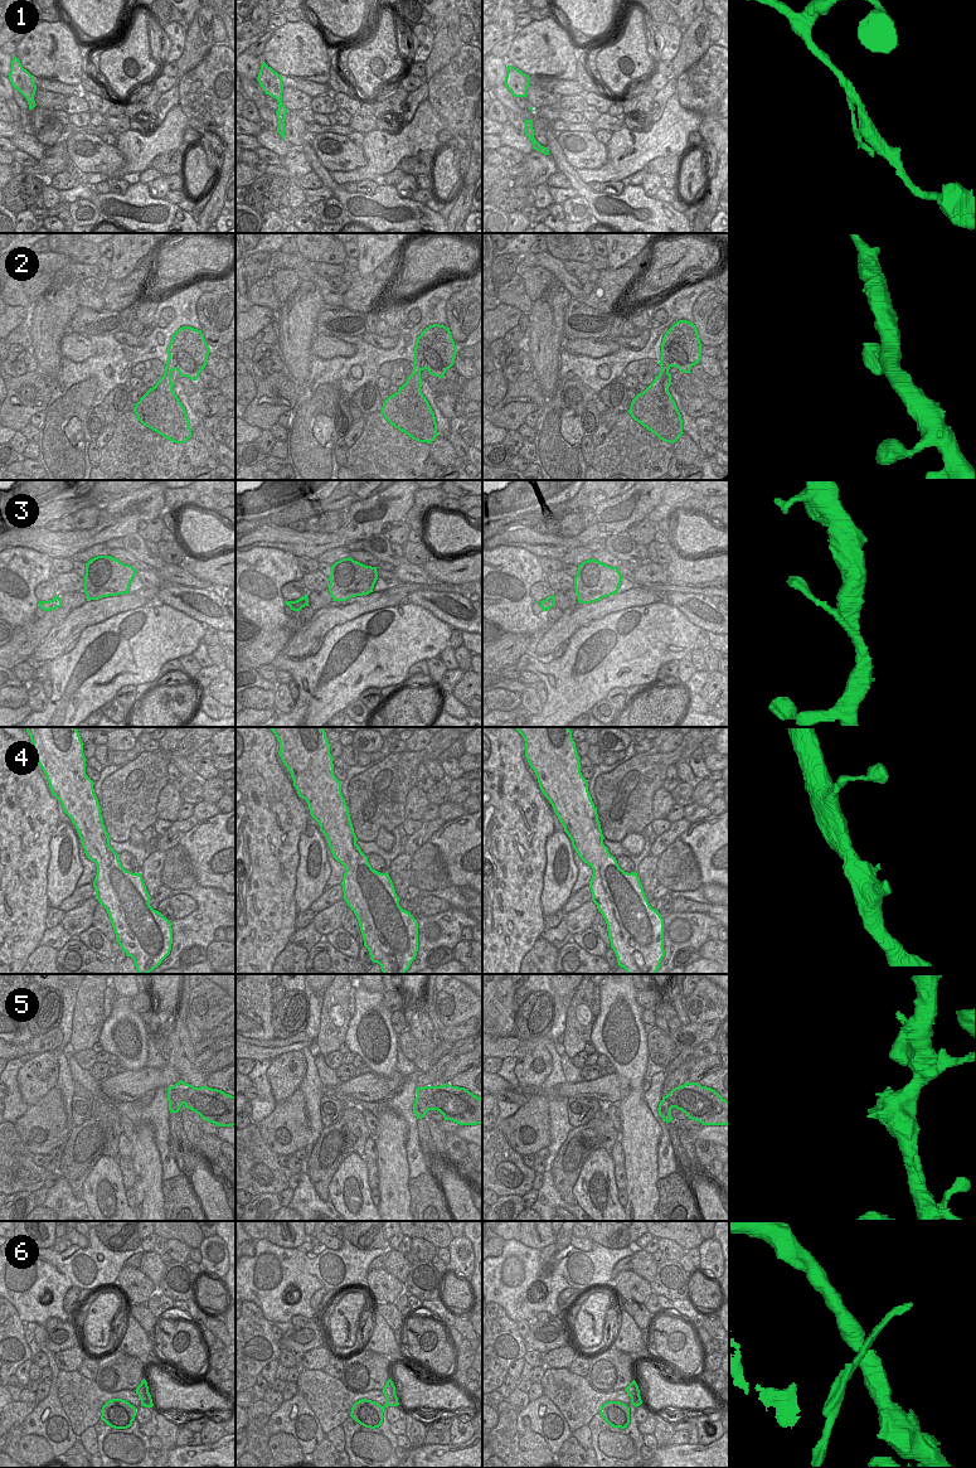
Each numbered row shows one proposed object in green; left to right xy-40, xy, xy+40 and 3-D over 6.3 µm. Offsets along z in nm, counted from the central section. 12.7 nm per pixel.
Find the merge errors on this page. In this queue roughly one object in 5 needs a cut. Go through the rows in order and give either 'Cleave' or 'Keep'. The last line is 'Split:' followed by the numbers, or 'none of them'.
1: Keep
2: Keep
3: Keep
4: Keep
5: Cleave
6: Keep
Split: 5

